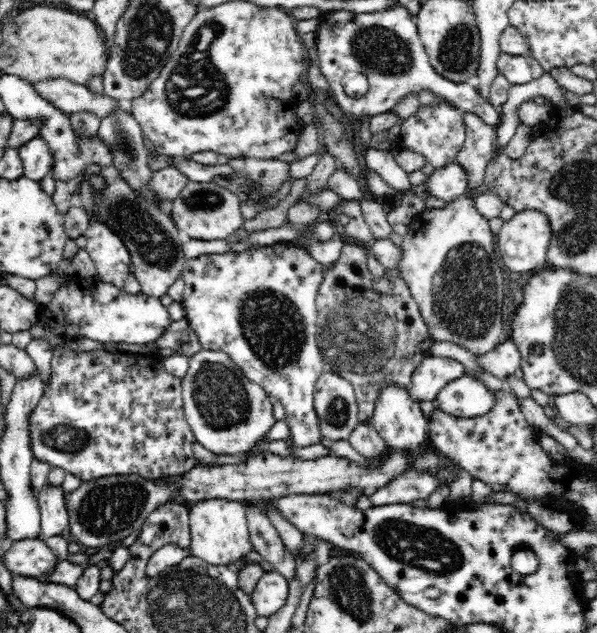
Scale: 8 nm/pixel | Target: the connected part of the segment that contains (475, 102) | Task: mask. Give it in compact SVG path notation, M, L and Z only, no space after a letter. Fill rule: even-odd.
M400 3L371 13L337 10L317 14L316 19L319 67L333 90L339 111L344 115L359 120L363 116L376 116L392 111L408 94L427 90L456 105L462 112L478 114L484 123L492 127L500 122L500 114L494 109L495 106L479 95L474 81L454 82L434 70L420 41L415 17ZM346 72L365 74L369 82L368 91L360 97L349 96L342 87L342 77Z

